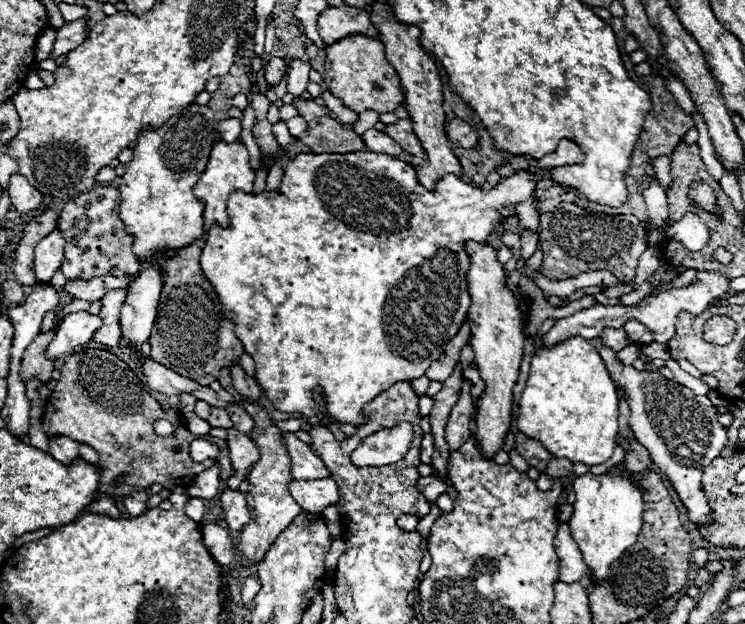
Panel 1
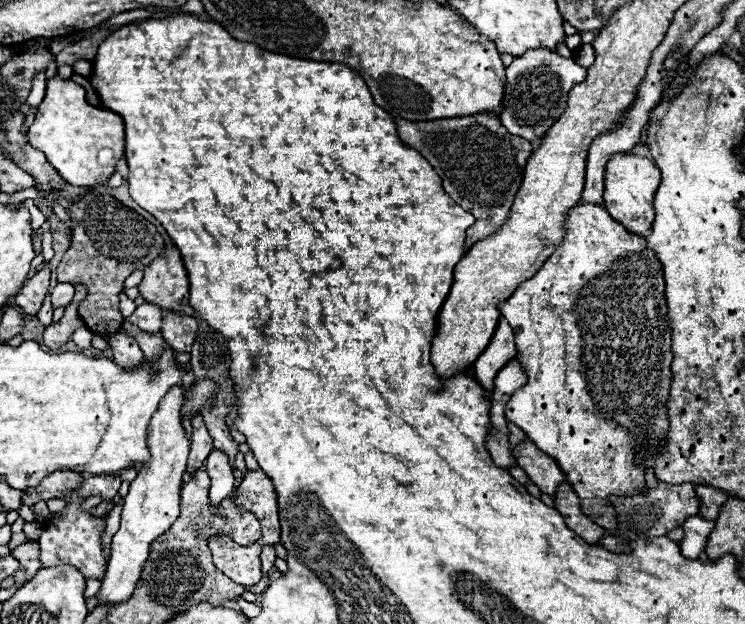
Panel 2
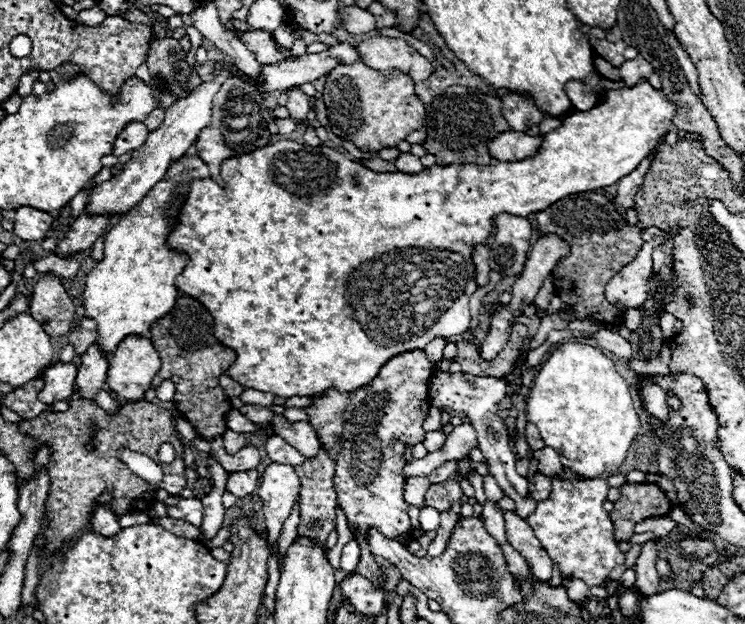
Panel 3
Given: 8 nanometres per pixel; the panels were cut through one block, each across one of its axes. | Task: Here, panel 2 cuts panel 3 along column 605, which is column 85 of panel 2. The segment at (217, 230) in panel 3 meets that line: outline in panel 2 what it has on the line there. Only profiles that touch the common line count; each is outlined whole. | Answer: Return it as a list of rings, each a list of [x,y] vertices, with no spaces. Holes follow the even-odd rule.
[[[56,76],[46,84],[46,96],[38,104],[38,116],[28,130],[28,142],[46,154],[68,184],[96,186],[116,172],[116,162],[124,156],[124,120],[110,110],[90,106],[82,86]]]

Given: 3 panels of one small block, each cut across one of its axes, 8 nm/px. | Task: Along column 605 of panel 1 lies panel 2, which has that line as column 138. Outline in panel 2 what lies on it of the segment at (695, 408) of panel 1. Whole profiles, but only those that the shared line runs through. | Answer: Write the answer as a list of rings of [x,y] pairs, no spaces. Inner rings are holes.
[[[118,330],[112,336],[108,336],[108,346],[112,348],[116,364],[122,366],[122,368],[138,366],[140,360],[144,358],[144,354],[142,354],[140,346],[136,344],[136,340],[124,330]]]

